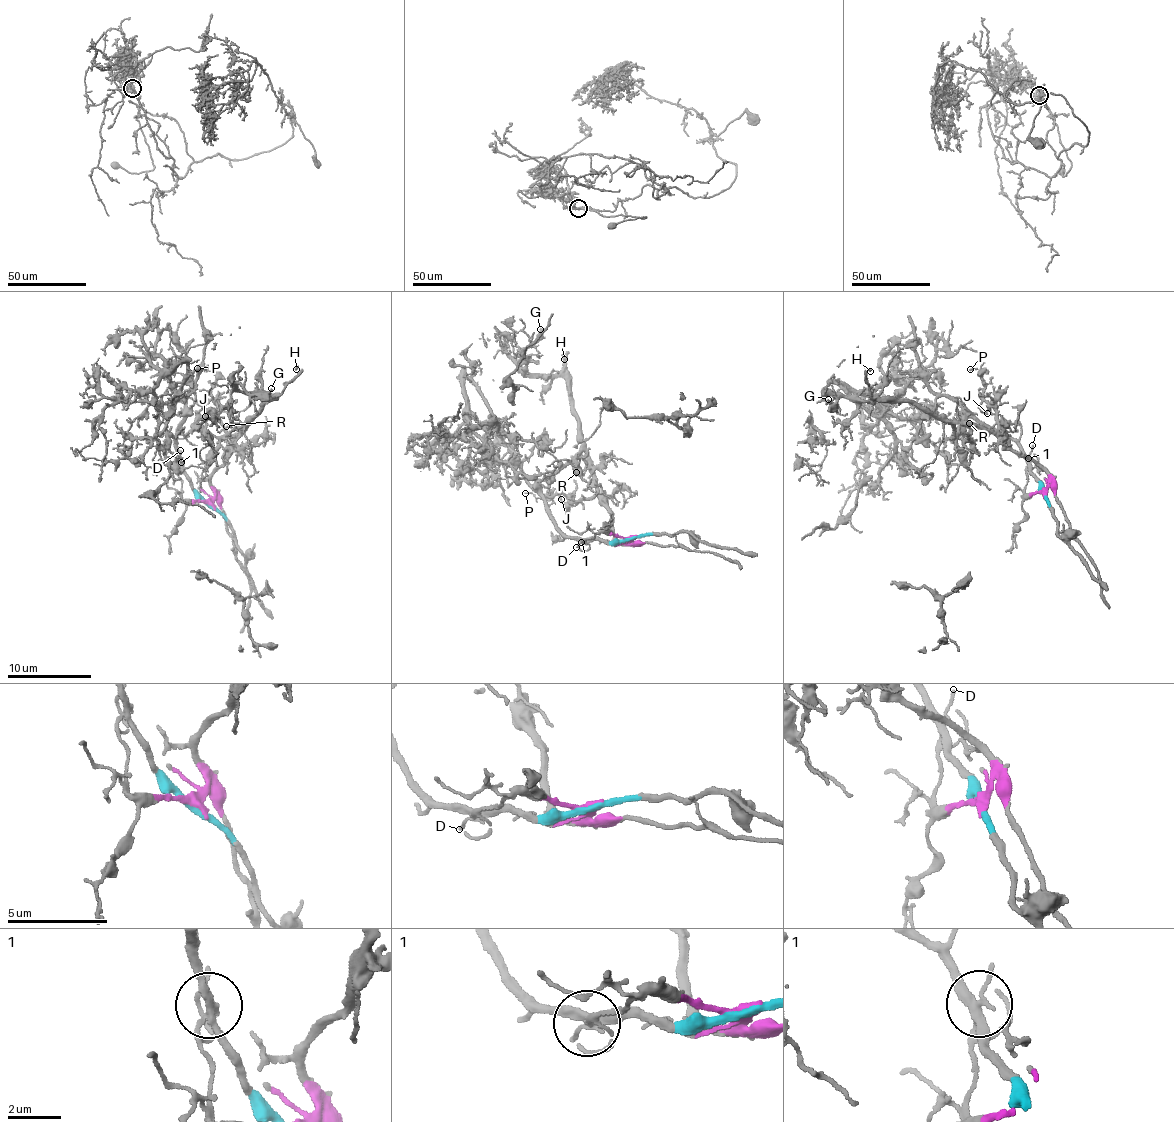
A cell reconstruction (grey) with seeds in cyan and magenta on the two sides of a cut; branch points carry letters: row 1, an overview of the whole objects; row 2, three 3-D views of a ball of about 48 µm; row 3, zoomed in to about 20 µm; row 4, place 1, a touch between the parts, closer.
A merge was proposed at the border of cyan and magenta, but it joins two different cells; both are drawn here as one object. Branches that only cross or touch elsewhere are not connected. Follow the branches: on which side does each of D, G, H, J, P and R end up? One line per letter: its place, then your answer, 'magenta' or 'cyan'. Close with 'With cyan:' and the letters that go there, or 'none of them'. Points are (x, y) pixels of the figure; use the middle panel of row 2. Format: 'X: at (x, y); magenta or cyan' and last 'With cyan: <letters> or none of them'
D: at (576, 547); magenta
G: at (540, 329); magenta
H: at (564, 359); magenta
J: at (561, 499); magenta
P: at (525, 493); magenta
R: at (576, 472); magenta
With cyan: none of them

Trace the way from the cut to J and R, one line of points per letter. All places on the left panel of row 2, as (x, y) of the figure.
J: (210, 505), (214, 473), (222, 467), (230, 443), (228, 432), (213, 414), (205, 416)
R: (210, 505), (213, 493), (211, 478), (218, 468), (223, 466), (240, 424), (233, 422), (226, 426)

